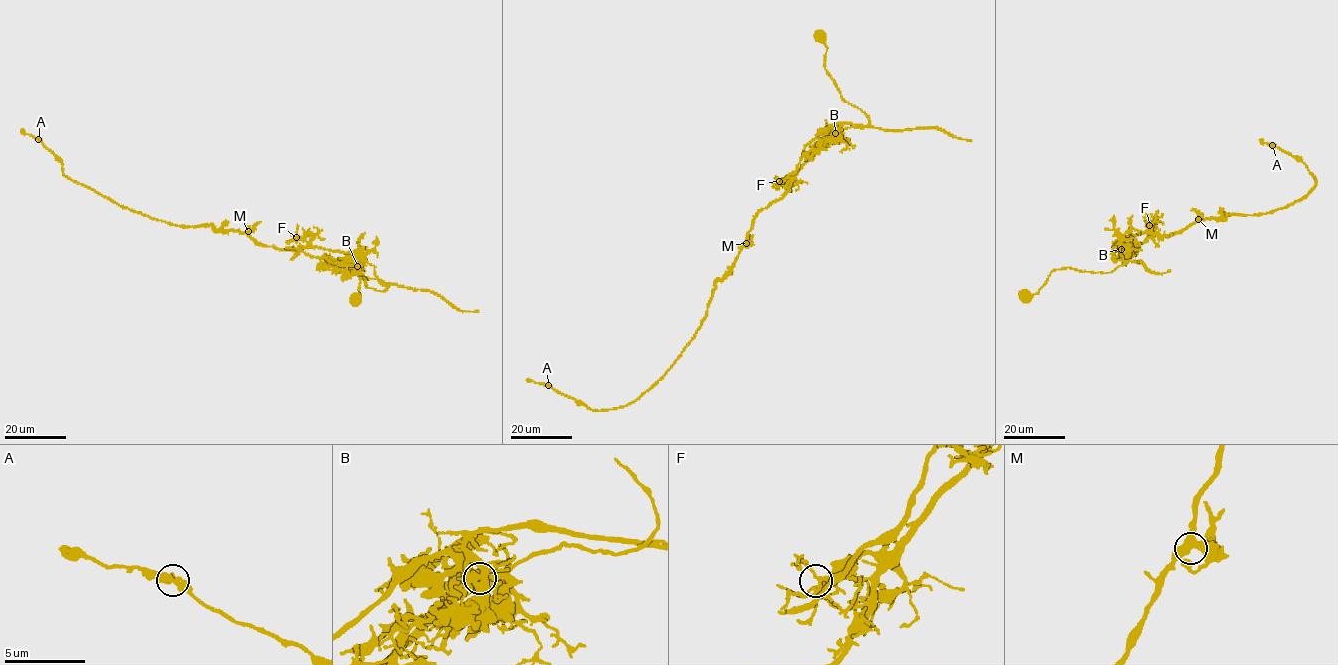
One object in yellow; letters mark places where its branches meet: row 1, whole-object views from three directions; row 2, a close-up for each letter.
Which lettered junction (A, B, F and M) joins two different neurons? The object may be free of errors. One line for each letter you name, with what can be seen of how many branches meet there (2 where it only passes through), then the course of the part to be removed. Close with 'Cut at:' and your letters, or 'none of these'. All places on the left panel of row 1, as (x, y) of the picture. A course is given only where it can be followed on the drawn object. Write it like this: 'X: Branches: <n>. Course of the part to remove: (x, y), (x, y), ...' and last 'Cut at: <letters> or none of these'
B: Branches: 4. Course of the part to remove: (357, 266), (355, 271), (364, 278), (433, 291), (458, 310), (478, 311)
Cut at: B

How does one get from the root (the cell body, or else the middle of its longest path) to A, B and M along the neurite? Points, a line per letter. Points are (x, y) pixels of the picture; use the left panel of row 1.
A: (356, 298), (360, 278), (376, 291), (388, 286), (362, 259), (153, 219), (67, 178), (39, 139)
B: (356, 298), (360, 278), (376, 291), (388, 286), (373, 265), (357, 266)
M: (356, 298), (360, 278), (376, 291), (387, 287), (373, 265), (321, 248), (266, 247), (248, 231)

